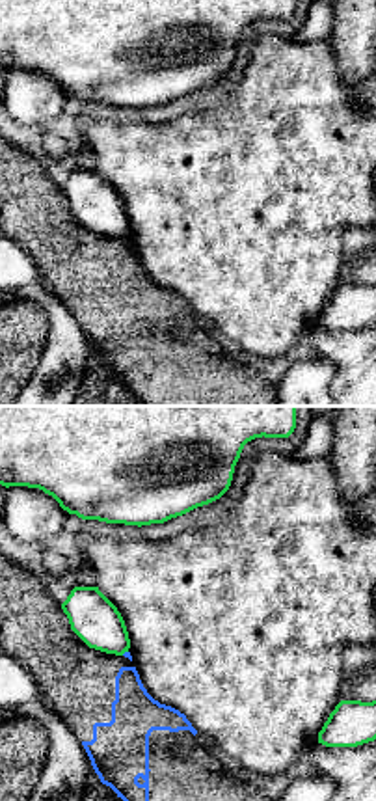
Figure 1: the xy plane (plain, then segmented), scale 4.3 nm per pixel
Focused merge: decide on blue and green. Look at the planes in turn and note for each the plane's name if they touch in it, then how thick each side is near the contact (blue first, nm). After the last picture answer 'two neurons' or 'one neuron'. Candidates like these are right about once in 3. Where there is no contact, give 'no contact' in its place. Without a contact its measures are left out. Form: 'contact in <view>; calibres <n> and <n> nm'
contact in xy; calibres 30 and 200 nm

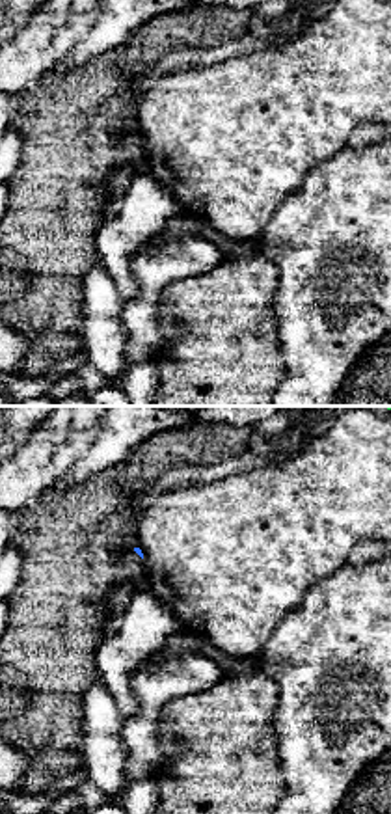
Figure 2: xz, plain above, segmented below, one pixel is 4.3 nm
no contact

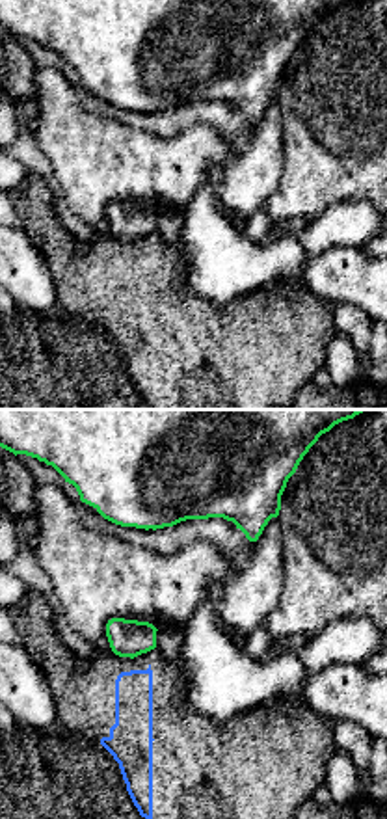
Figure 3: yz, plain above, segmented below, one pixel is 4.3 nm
no contact

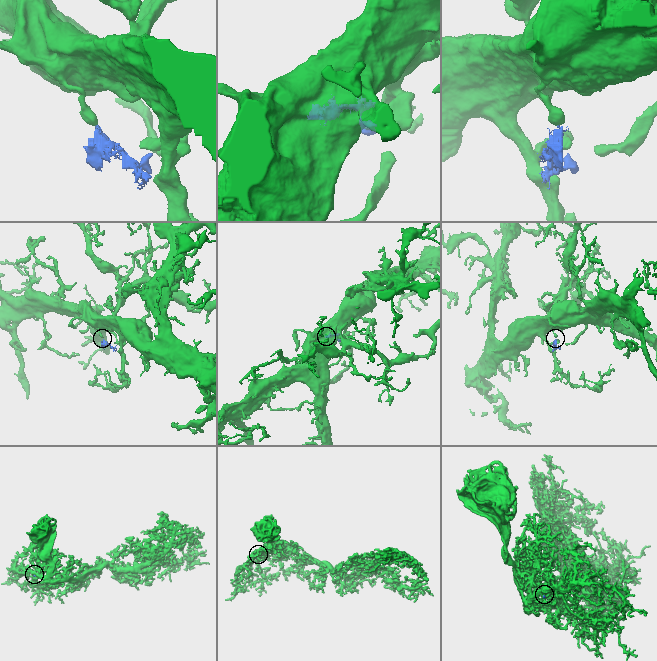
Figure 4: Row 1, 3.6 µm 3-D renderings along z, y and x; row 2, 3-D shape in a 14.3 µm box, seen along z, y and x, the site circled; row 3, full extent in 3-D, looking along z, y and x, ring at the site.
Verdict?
two neurons

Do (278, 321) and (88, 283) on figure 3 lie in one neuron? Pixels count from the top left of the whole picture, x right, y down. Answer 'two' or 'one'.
one

